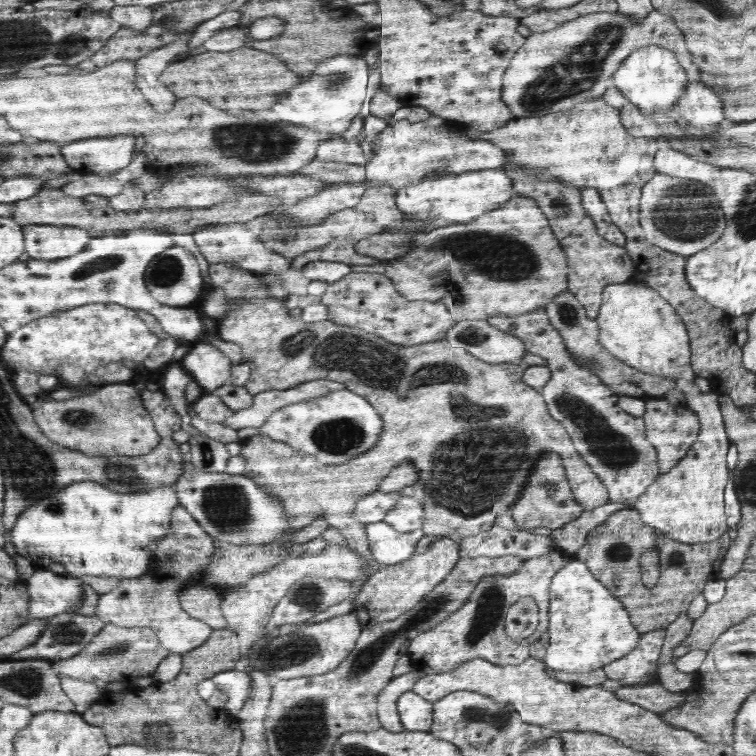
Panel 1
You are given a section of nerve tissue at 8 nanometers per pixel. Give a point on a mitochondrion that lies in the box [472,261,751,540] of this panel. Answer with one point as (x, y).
(613, 450)

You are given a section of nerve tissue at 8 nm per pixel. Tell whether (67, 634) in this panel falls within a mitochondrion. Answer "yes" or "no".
yes

